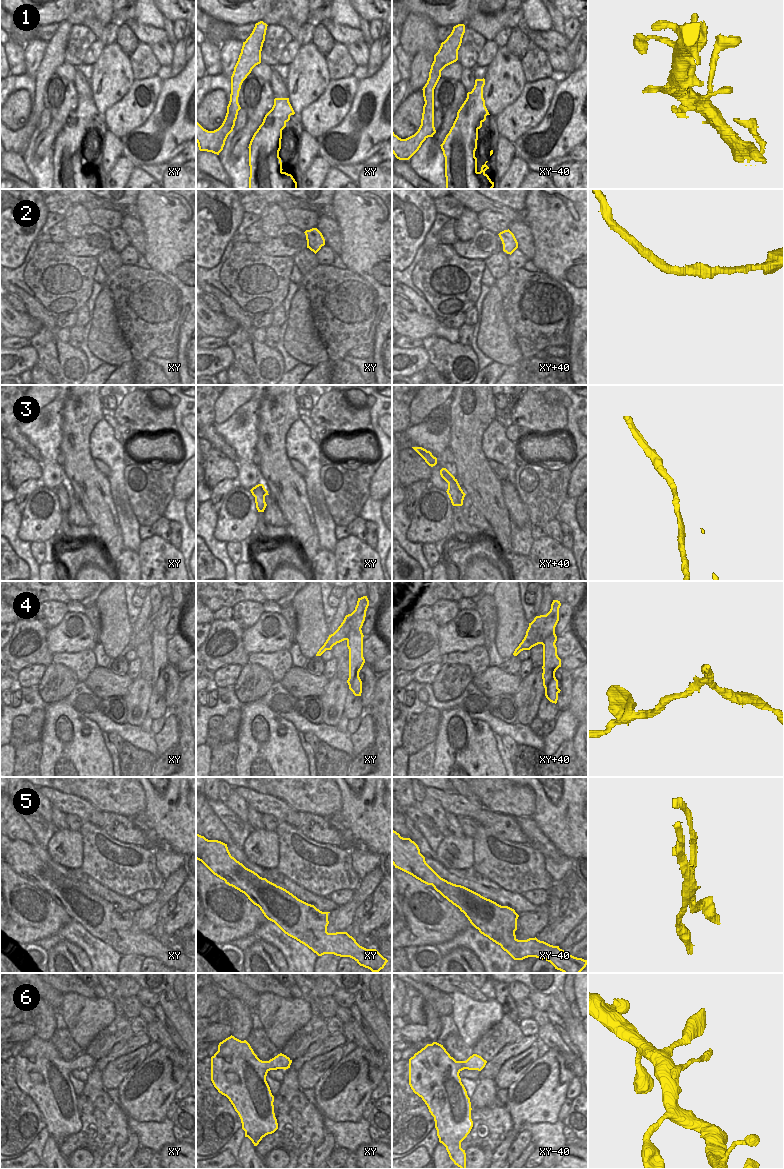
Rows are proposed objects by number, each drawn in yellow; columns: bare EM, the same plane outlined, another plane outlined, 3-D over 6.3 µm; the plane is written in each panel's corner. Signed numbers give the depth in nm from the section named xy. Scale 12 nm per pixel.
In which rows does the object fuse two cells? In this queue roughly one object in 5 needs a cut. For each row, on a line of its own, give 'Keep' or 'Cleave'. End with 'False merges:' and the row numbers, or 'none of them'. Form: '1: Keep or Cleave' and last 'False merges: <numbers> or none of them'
1: Keep
2: Keep
3: Keep
4: Cleave
5: Cleave
6: Cleave
False merges: 4, 5, 6.

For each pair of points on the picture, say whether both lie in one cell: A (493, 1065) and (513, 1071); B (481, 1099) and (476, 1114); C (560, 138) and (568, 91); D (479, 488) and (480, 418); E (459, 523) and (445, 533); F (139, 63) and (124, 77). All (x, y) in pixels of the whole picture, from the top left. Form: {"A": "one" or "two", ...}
{"A": "two", "B": "two", "C": "one", "D": "one", "E": "two", "F": "two"}

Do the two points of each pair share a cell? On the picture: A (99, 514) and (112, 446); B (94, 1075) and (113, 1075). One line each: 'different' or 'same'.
A: different
B: different

